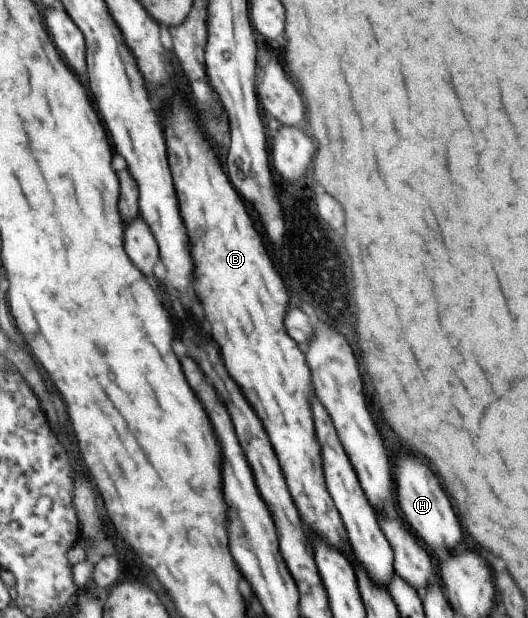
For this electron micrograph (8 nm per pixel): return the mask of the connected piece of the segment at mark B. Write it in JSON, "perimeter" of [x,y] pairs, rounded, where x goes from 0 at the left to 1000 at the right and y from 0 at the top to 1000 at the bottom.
{"perimeter":[[[337,154],[333,163],[322,160],[322,170],[314,170],[307,183],[307,199],[314,202],[314,241],[322,241],[322,273],[330,273],[330,299],[337,299],[337,325],[345,325],[352,377],[360,377],[360,403],[367,403],[367,422],[375,422],[375,442],[367,442],[367,455],[375,455],[375,461],[367,461],[367,474],[386,503],[386,516],[398,526],[398,542],[420,571],[420,584],[428,584],[428,600],[436,604],[436,610],[443,610],[443,617],[451,617],[451,623],[458,623],[458,636],[473,642],[481,668],[496,675],[496,688],[504,688],[504,701],[511,701],[511,714],[519,714],[519,727],[527,727],[527,749],[534,752],[534,765],[542,765],[549,801],[557,804],[557,811],[564,811],[564,830],[572,830],[572,843],[580,843],[580,850],[595,862],[602,862],[619,880],[655,900],[659,866],[638,819],[616,786],[604,717],[587,672],[585,646],[593,625],[587,623],[587,604],[576,574],[542,542],[534,526],[545,490],[542,468],[496,400],[496,387],[485,377],[477,354],[470,351],[458,322],[417,273],[398,231],[375,212],[367,199],[367,180],[345,154]]]}

